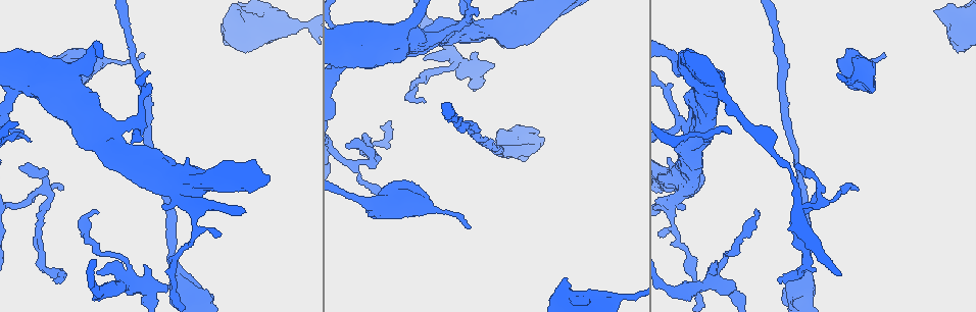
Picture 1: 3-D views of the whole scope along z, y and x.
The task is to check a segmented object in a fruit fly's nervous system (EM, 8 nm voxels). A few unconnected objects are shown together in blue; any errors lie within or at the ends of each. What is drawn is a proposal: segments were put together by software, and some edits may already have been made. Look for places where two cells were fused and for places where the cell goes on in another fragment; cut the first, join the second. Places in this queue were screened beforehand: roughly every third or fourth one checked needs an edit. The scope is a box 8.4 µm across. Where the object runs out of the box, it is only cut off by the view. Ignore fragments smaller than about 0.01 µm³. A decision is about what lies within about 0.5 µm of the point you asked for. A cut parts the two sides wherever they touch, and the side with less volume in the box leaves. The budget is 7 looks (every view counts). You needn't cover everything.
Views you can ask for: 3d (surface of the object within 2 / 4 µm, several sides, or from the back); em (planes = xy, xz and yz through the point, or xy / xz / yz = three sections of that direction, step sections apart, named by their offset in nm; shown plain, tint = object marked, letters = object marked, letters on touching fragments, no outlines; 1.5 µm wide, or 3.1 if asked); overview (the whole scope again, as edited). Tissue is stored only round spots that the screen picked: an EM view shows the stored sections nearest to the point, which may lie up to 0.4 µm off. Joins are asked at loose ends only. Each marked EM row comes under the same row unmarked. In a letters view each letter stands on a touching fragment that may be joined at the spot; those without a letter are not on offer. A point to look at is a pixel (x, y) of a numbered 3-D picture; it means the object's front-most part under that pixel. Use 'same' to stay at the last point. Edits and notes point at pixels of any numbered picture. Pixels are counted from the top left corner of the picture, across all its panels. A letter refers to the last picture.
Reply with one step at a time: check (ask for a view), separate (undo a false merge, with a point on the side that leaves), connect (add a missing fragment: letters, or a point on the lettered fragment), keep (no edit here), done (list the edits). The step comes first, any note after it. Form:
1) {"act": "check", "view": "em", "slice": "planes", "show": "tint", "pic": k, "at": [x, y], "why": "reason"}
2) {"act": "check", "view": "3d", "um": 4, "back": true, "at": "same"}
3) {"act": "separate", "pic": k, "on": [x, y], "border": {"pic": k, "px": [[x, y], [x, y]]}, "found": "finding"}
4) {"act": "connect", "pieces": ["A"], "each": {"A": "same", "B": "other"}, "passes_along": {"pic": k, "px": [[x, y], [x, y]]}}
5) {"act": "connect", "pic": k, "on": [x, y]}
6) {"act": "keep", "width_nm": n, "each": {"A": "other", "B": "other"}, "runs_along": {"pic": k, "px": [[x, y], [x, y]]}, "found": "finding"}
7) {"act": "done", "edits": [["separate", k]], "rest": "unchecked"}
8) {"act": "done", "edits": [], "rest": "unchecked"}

{"act": "check", "view": "3d", "um": 4, "pic": 1, "at": [290, 23], "why": "thick turns thin"}

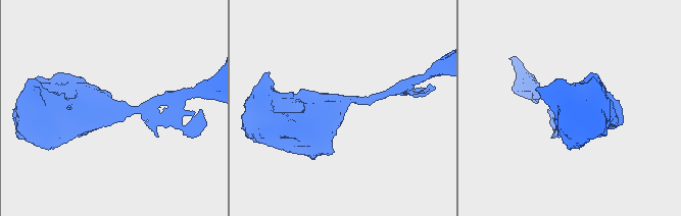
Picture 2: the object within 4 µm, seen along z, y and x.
{"act": "check", "view": "em", "slice": "planes", "show": "letters", "pic": 2, "at": [112, 110]}

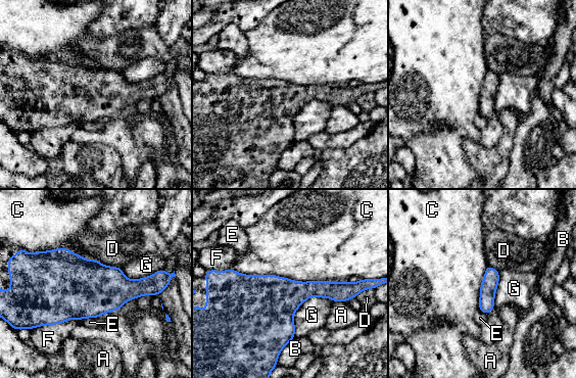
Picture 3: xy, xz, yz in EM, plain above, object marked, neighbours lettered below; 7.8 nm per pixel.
{"act": "keep", "each": {"A": "other", "B": "other", "C": "other", "D": "other", "E": "other", "F": "other", "G": "other"}, "runs_along": {"pic": 3, "px": [[489, 269], [486, 311]]}, "found": "one cell here"}

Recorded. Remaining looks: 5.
{"act": "check", "view": "3d", "um": 2, "pic": 1, "at": [883, 54]}

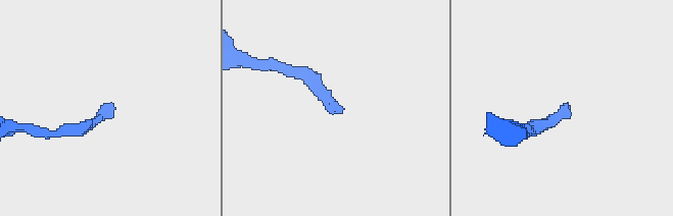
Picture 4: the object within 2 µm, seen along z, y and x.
{"act": "check", "view": "em", "slice": "planes", "show": "tint", "pic": 4, "at": [568, 102], "why": "now the EM"}

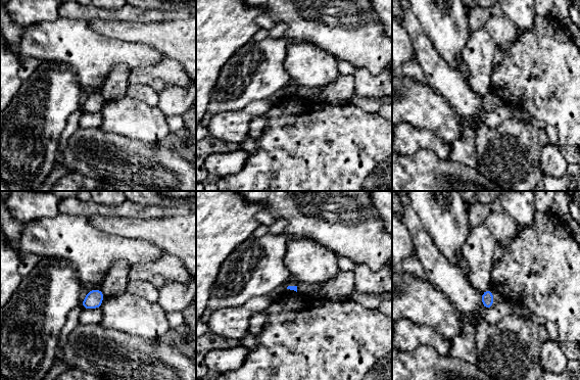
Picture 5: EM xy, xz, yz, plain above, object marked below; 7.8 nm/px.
{"act": "check", "view": "em", "slice": "planes", "show": "letters", "at": "same", "why": "what lies round it"}

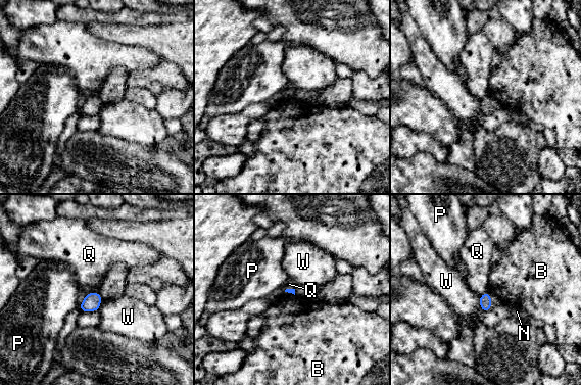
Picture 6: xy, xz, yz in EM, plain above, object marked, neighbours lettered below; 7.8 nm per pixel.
{"act": "keep", "each": {"B": "other", "N": "other", "P": "other", "Q": "other", "W": "other"}, "found": "no lettered fragment goes on from it"}

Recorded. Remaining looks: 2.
{"act": "check", "view": "3d", "um": 2, "pic": 1, "at": [779, 279], "why": "end of a long branch"}

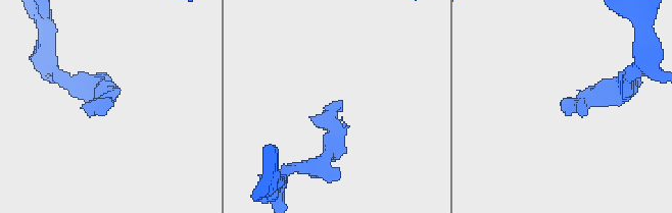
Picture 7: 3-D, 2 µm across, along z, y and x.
{"act": "check", "view": "em", "slice": "planes", "show": "letters", "pic": 7, "at": [561, 108]}

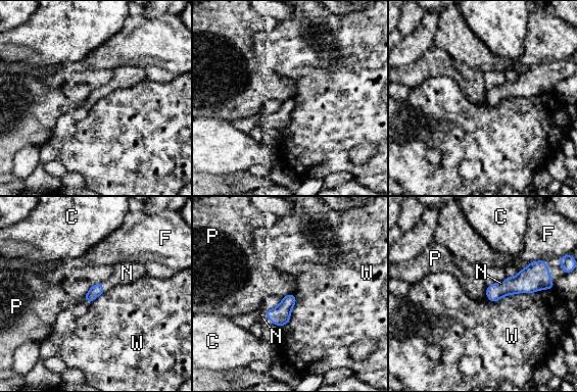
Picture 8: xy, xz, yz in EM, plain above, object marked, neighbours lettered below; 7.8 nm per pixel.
{"act": "connect", "pieces": ["N"], "each": {"C": "other", "F": "other", "N": "same", "P": "other", "W": "other"}, "passes_along": {"pic": 8, "px": [[281, 315], [267, 315], [262, 317]]}, "found": "it goes on there"}

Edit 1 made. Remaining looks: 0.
{"act": "done", "edits": [["connect", 8]], "rest": "unchecked"}

